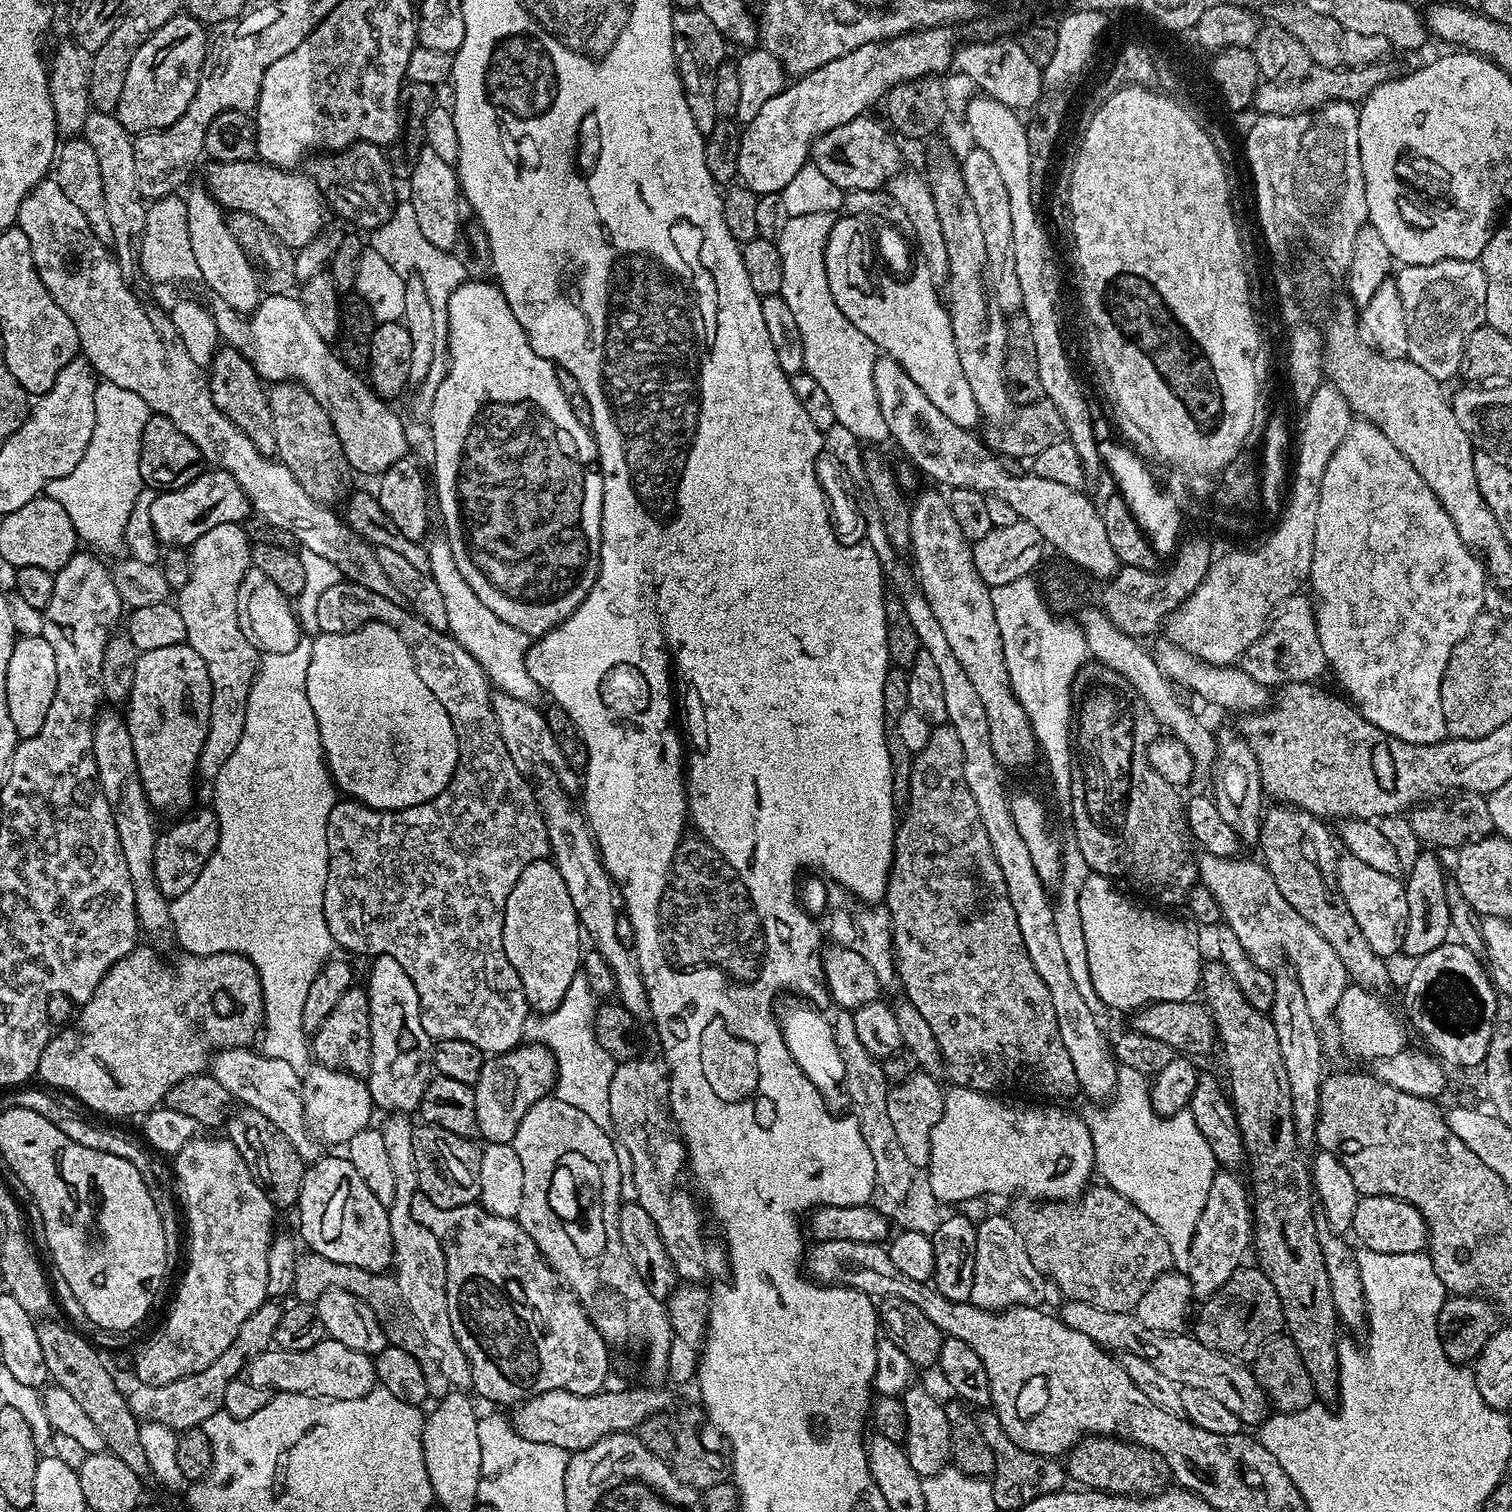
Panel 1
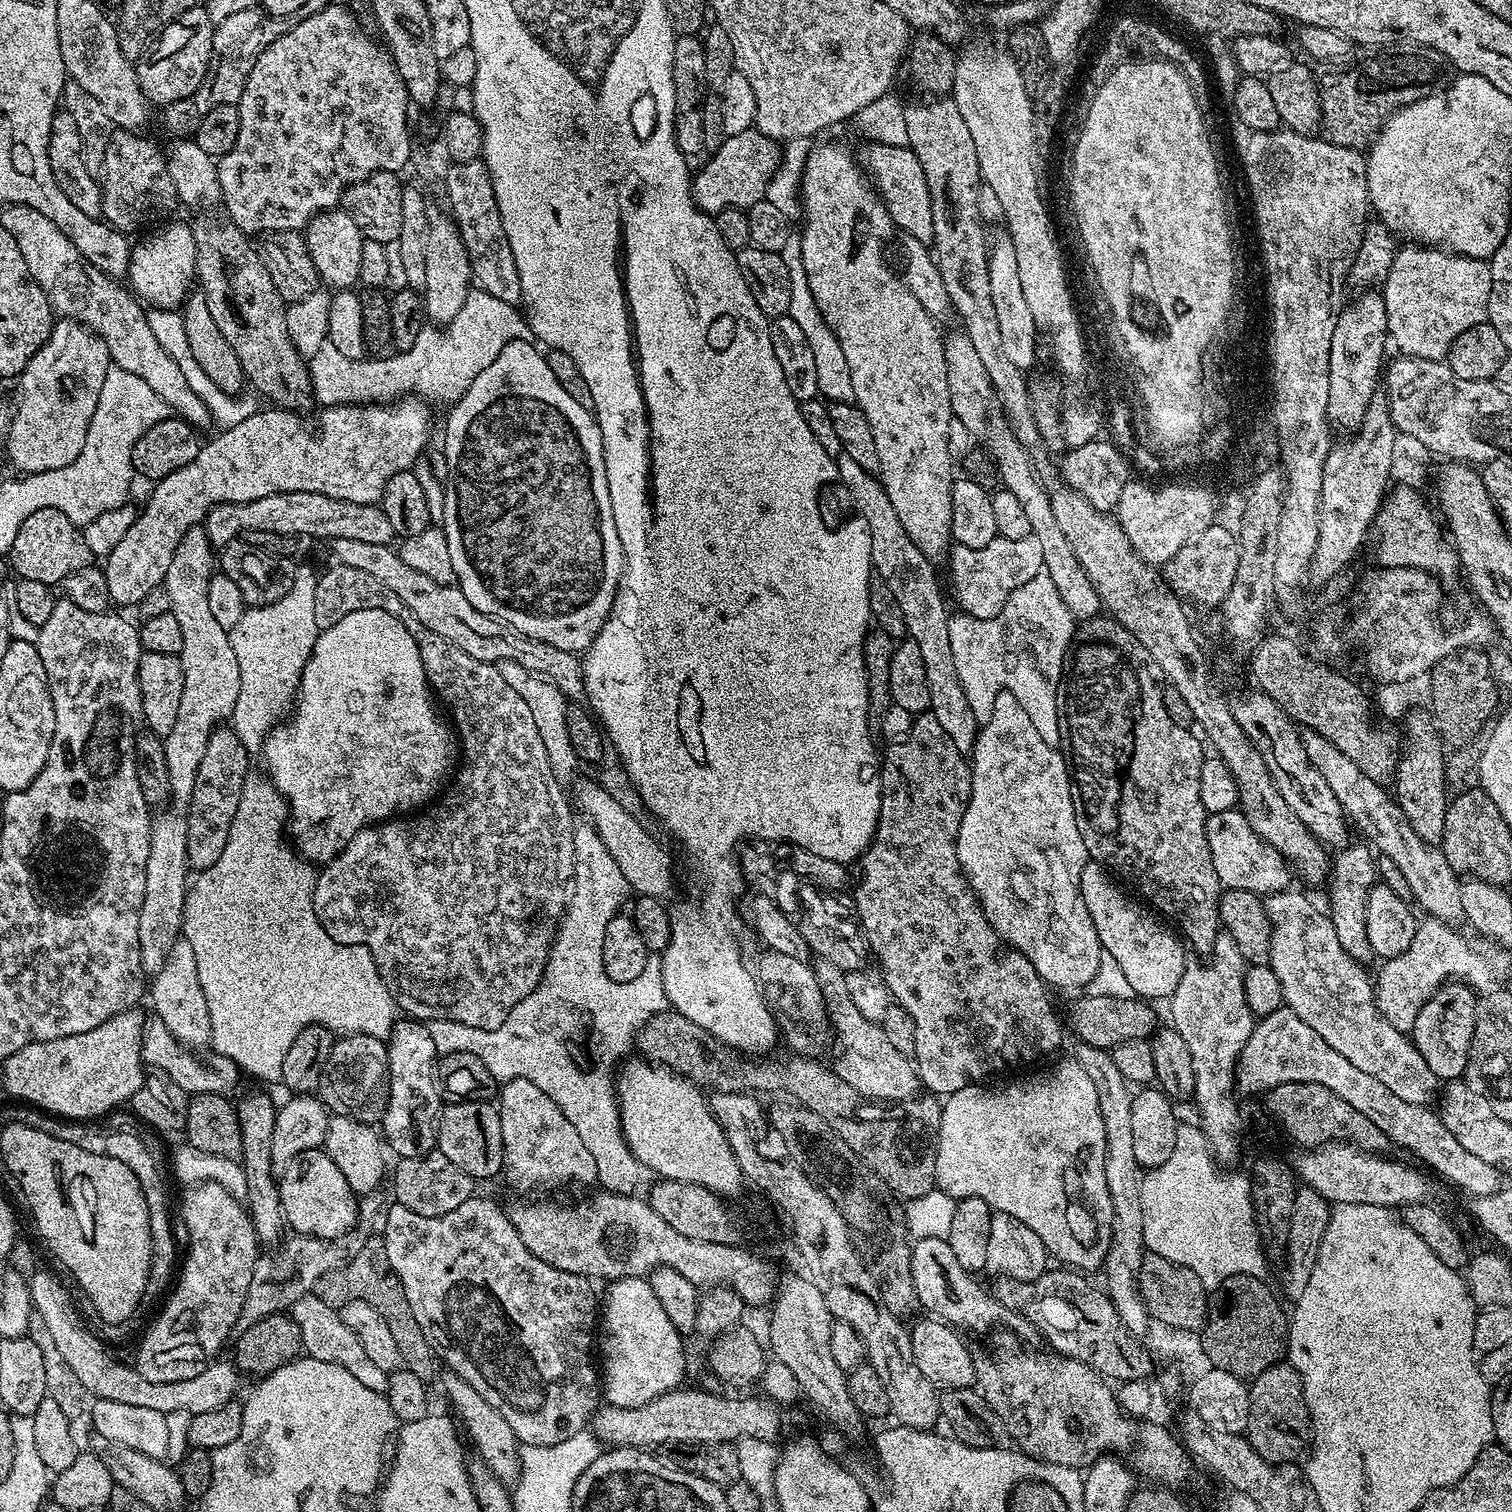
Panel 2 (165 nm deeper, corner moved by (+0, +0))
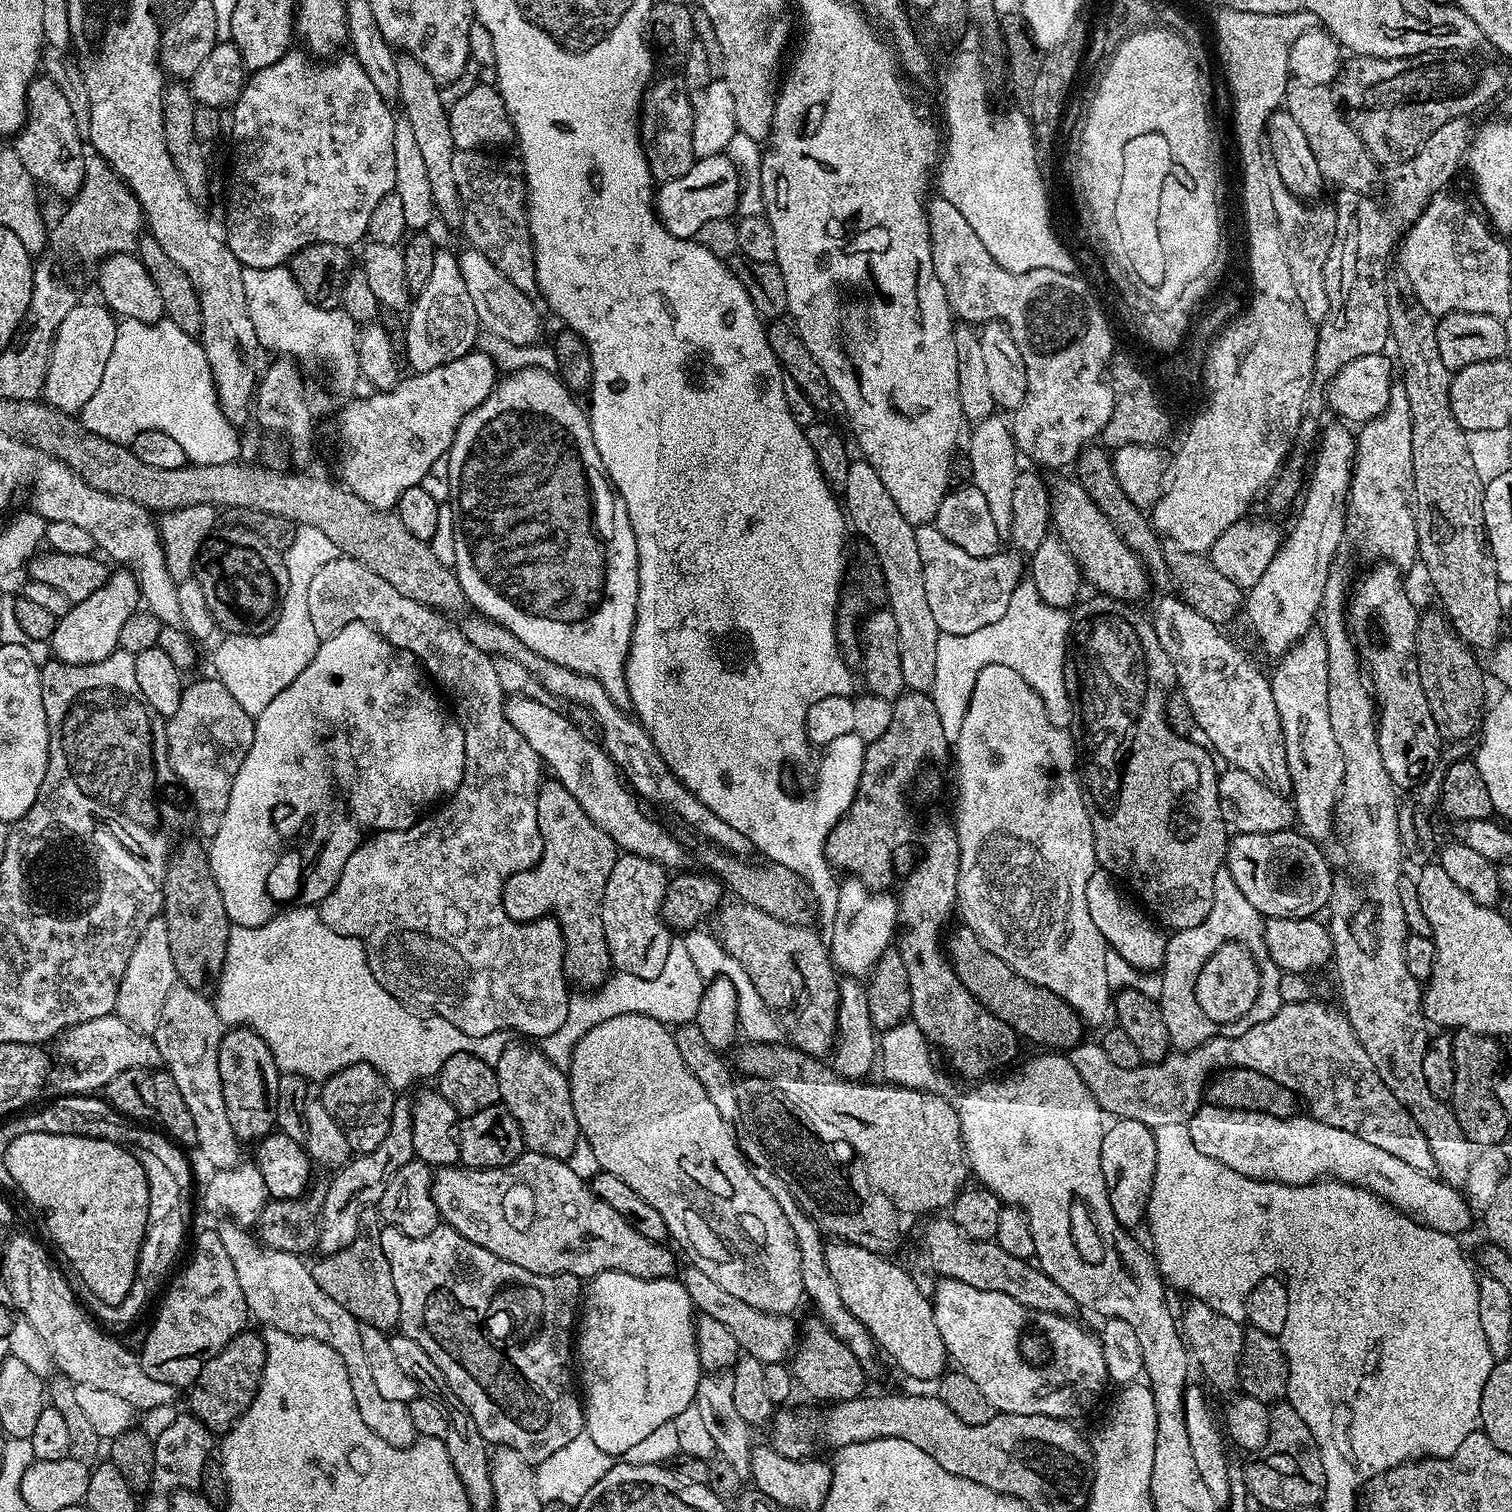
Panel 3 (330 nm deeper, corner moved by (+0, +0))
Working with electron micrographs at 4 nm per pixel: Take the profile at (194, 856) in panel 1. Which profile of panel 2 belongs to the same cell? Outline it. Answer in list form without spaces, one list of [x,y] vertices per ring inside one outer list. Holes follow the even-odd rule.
[[[231,727],[215,728],[210,742],[206,742],[206,754],[202,754],[202,763],[194,778],[194,794],[190,794],[188,803],[188,859],[197,873],[214,866],[222,858],[222,850],[226,850],[230,826],[234,823],[234,814],[238,814],[238,802],[242,802],[242,786],[250,775],[248,756],[249,748],[242,746]]]

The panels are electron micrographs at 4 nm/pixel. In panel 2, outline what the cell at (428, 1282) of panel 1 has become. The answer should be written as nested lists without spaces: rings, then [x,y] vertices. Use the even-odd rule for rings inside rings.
[[[445,1371],[442,1376],[443,1380],[444,1392],[456,1410],[454,1411],[455,1417],[462,1425],[466,1436],[466,1431],[468,1431],[468,1436],[472,1439],[473,1446],[476,1447],[475,1455],[496,1475],[497,1480],[505,1482],[519,1480],[521,1449],[518,1447],[514,1430],[510,1430],[510,1422],[506,1422],[506,1418],[502,1418],[502,1414],[498,1414],[498,1410],[494,1410],[494,1406],[490,1406],[490,1402],[486,1402],[486,1398],[482,1398],[468,1382],[462,1382],[462,1378]]]

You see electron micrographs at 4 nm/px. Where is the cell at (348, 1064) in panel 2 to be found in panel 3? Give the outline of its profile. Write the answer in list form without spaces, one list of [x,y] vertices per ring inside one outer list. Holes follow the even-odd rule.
[[[355,1064],[338,1070],[329,1080],[323,1081],[324,1088],[318,1096],[318,1102],[342,1126],[346,1134],[346,1142],[353,1153],[363,1154],[374,1150],[382,1138],[386,1138],[386,1130],[390,1130],[390,1114],[394,1110],[398,1096],[389,1086],[387,1080],[374,1066]]]

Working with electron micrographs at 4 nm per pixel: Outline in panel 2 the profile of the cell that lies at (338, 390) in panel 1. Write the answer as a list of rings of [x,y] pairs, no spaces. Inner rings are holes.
[[[174,222],[133,245],[126,278],[131,291],[141,301],[146,300],[153,307],[174,310],[187,299],[188,286],[195,279],[196,270],[196,243],[192,229],[190,224]]]

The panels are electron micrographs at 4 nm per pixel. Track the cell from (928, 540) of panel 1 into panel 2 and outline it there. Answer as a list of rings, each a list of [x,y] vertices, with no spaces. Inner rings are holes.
[[[832,142],[836,144],[816,144],[811,149],[808,156],[808,160],[804,163],[804,174],[801,178],[800,184],[800,196],[802,197],[802,221],[804,220],[804,229],[798,232],[800,238],[800,249],[802,250],[802,266],[806,270],[806,282],[810,282],[810,294],[814,294],[814,302],[818,306],[818,310],[822,314],[822,318],[830,326],[830,330],[838,338],[838,346],[842,346],[842,354],[846,354],[846,366],[850,366],[850,386],[854,386],[854,403],[860,407],[862,414],[866,414],[866,422],[870,422],[870,430],[874,433],[874,443],[878,449],[878,466],[880,471],[878,473],[878,479],[881,486],[886,490],[886,498],[890,498],[890,506],[894,506],[894,511],[898,514],[899,520],[902,521],[902,527],[905,528],[906,534],[910,534],[910,538],[914,541],[914,546],[918,546],[918,550],[922,550],[922,554],[926,554],[926,558],[933,562],[939,561],[940,556],[943,557],[945,553],[953,547],[954,541],[952,538],[952,531],[950,530],[950,490],[952,489],[952,482],[954,479],[954,473],[952,473],[952,452],[948,449],[948,431],[954,428],[954,417],[952,414],[952,407],[950,406],[950,386],[946,386],[946,354],[944,353],[944,336],[942,332],[936,329],[937,321],[931,316],[926,309],[923,308],[922,304],[914,298],[910,290],[907,289],[905,281],[895,276],[892,273],[892,268],[888,265],[888,260],[884,257],[884,240],[888,240],[894,233],[894,225],[892,222],[892,216],[888,213],[888,208],[885,206],[884,201],[880,199],[875,188],[872,187],[867,175],[862,171],[857,157],[854,152],[851,152],[848,148],[843,148],[840,142]]]

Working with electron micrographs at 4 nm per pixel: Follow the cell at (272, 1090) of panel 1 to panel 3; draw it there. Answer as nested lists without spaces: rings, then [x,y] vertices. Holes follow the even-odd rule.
[[[115,1014],[102,1018],[90,1018],[78,1026],[61,1032],[55,1041],[56,1052],[66,1067],[55,1073],[54,1084],[64,1094],[96,1094],[122,1070],[147,1068],[156,1070],[161,1067],[160,1051],[155,1039],[149,1033],[134,1030],[122,1017]]]

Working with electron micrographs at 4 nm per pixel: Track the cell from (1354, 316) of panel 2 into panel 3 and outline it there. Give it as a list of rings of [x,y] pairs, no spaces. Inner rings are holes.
[[[1336,423],[1338,424],[1330,424],[1321,429],[1318,438],[1320,446],[1294,526],[1289,533],[1285,533],[1280,548],[1272,556],[1265,573],[1245,595],[1244,615],[1246,614],[1265,652],[1273,658],[1283,656],[1305,633],[1313,629],[1319,615],[1326,578],[1337,559],[1340,544],[1343,545],[1346,538],[1346,505],[1352,483],[1356,442],[1355,435],[1345,423]]]

